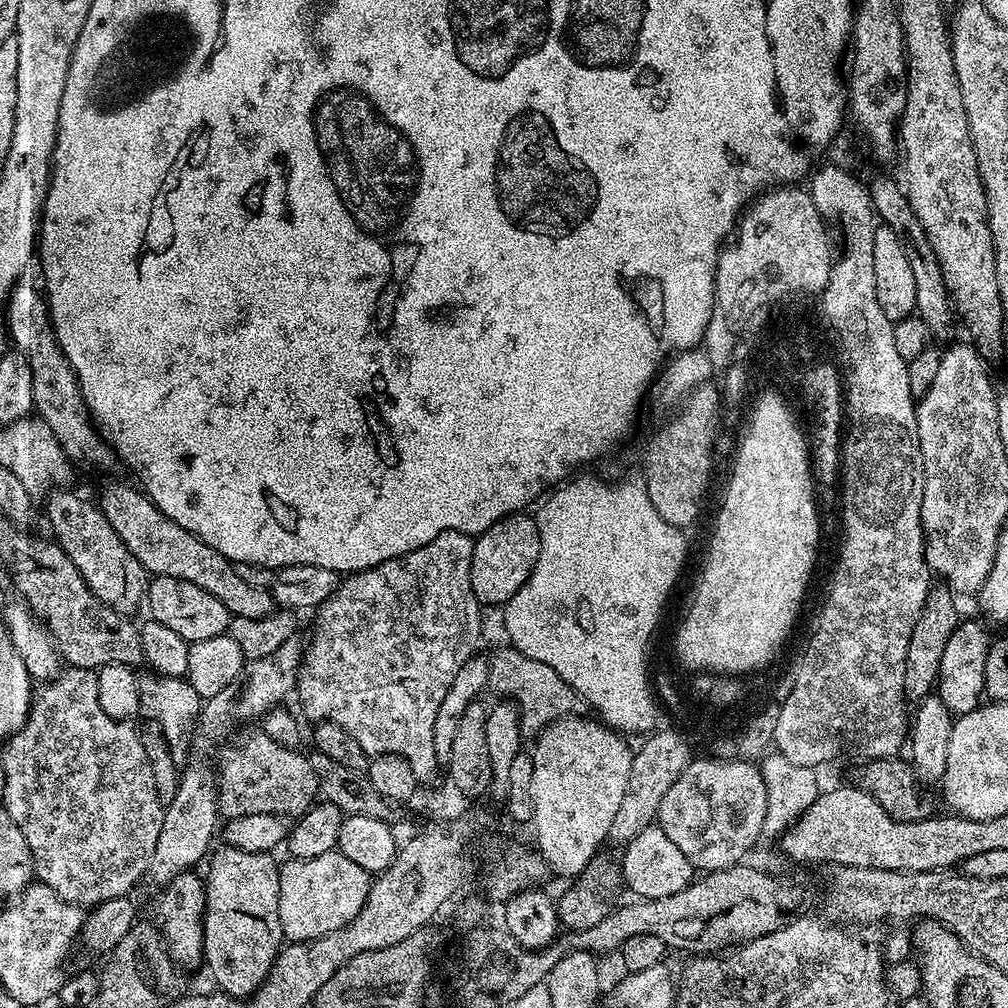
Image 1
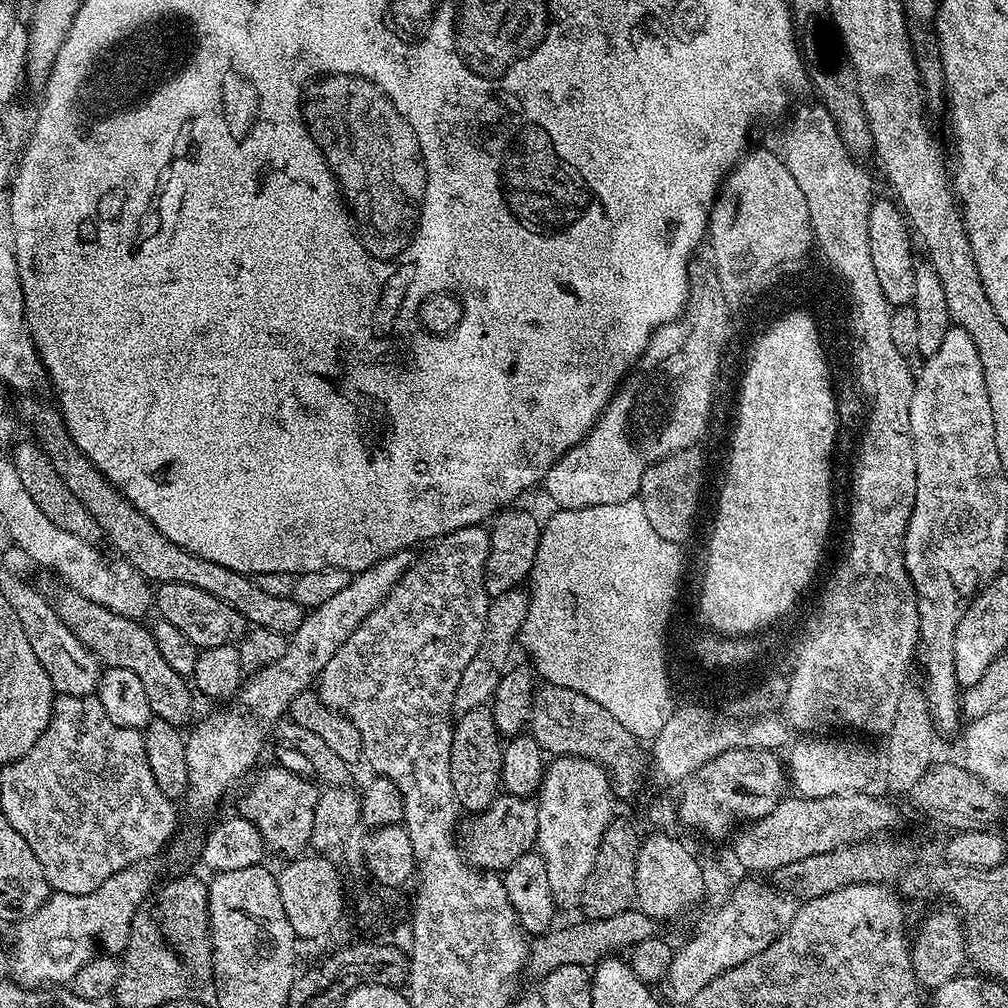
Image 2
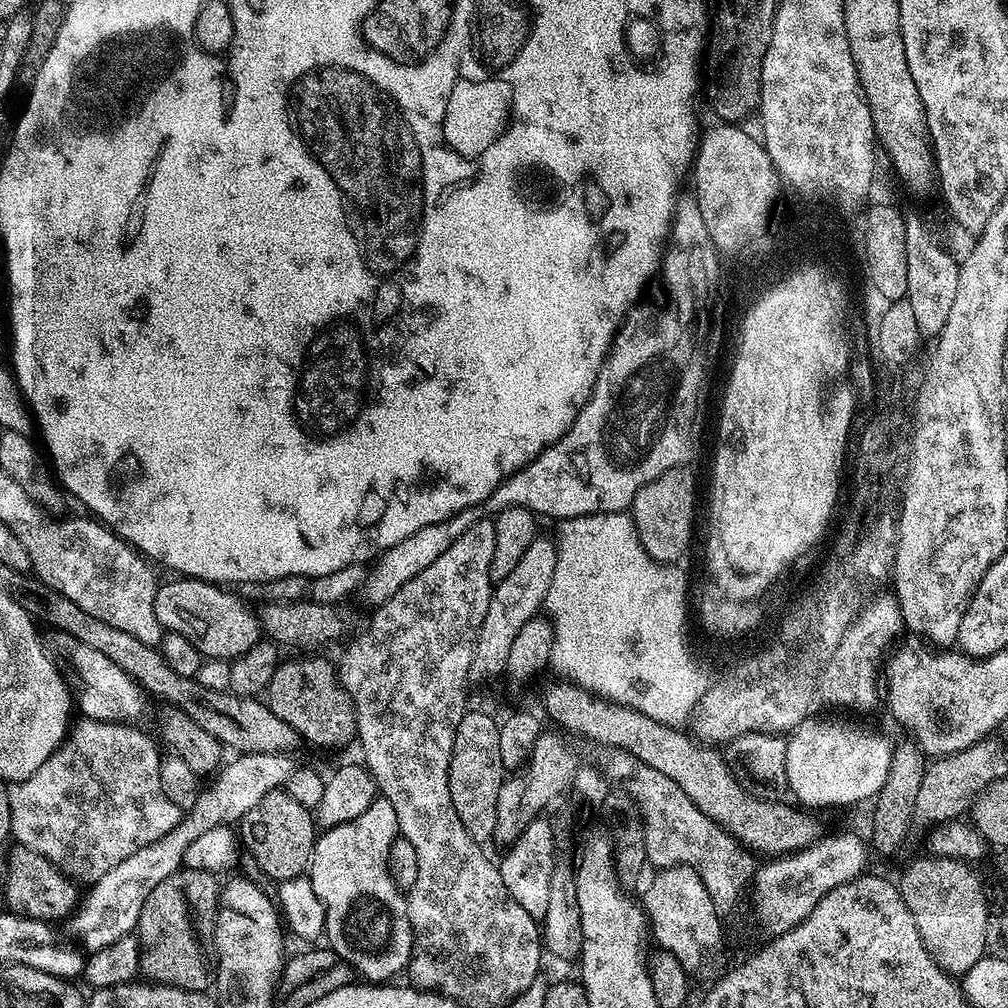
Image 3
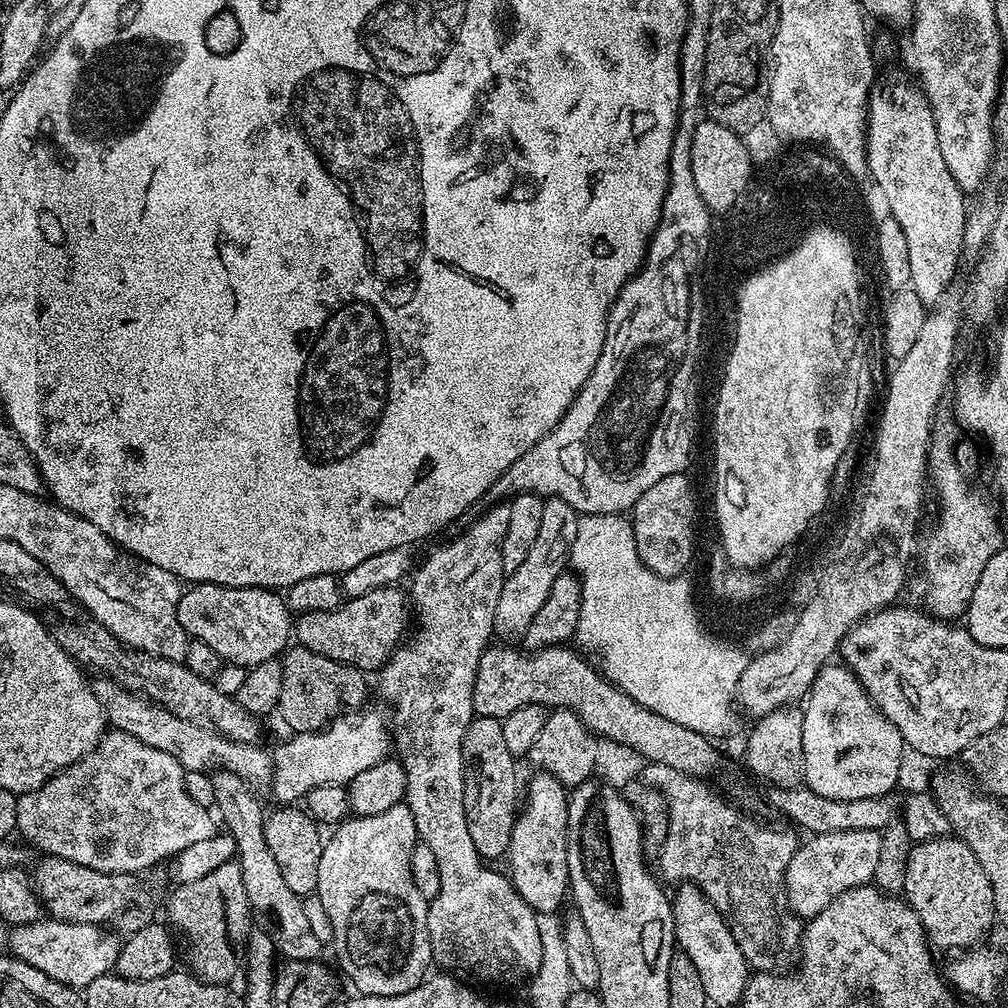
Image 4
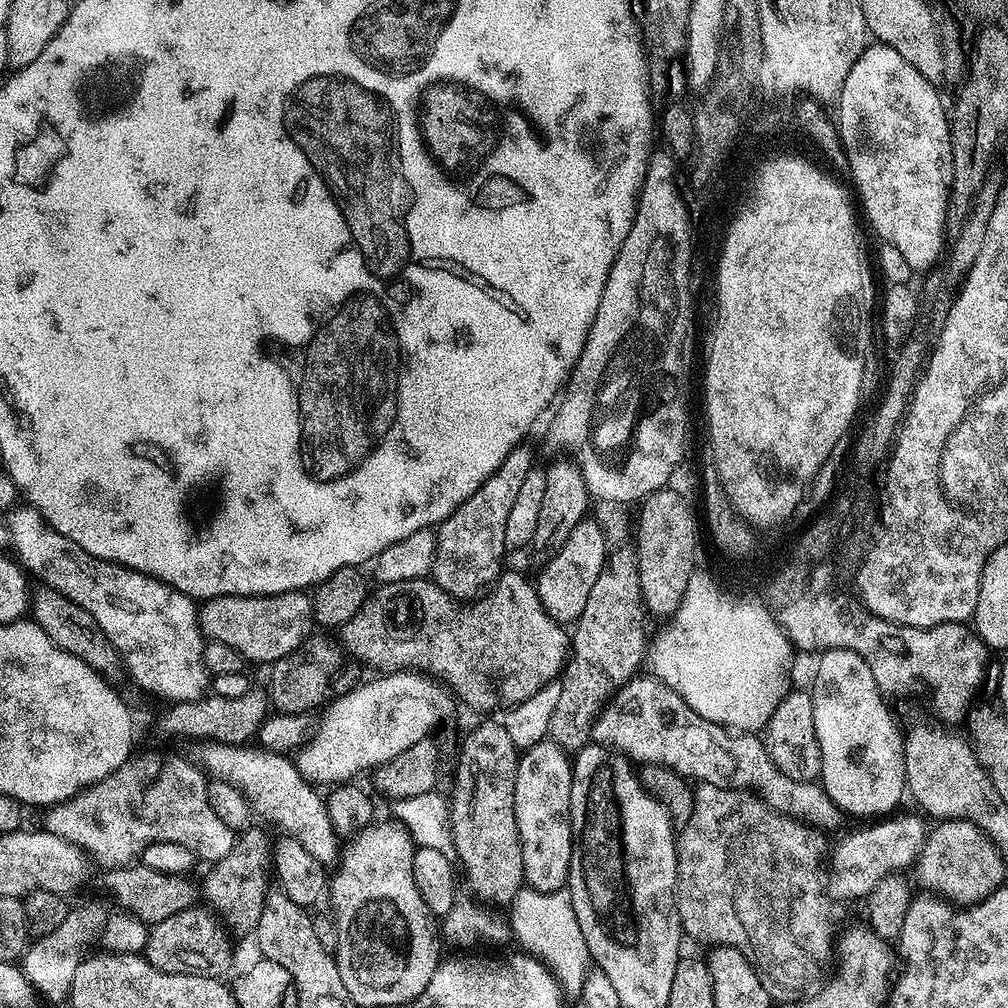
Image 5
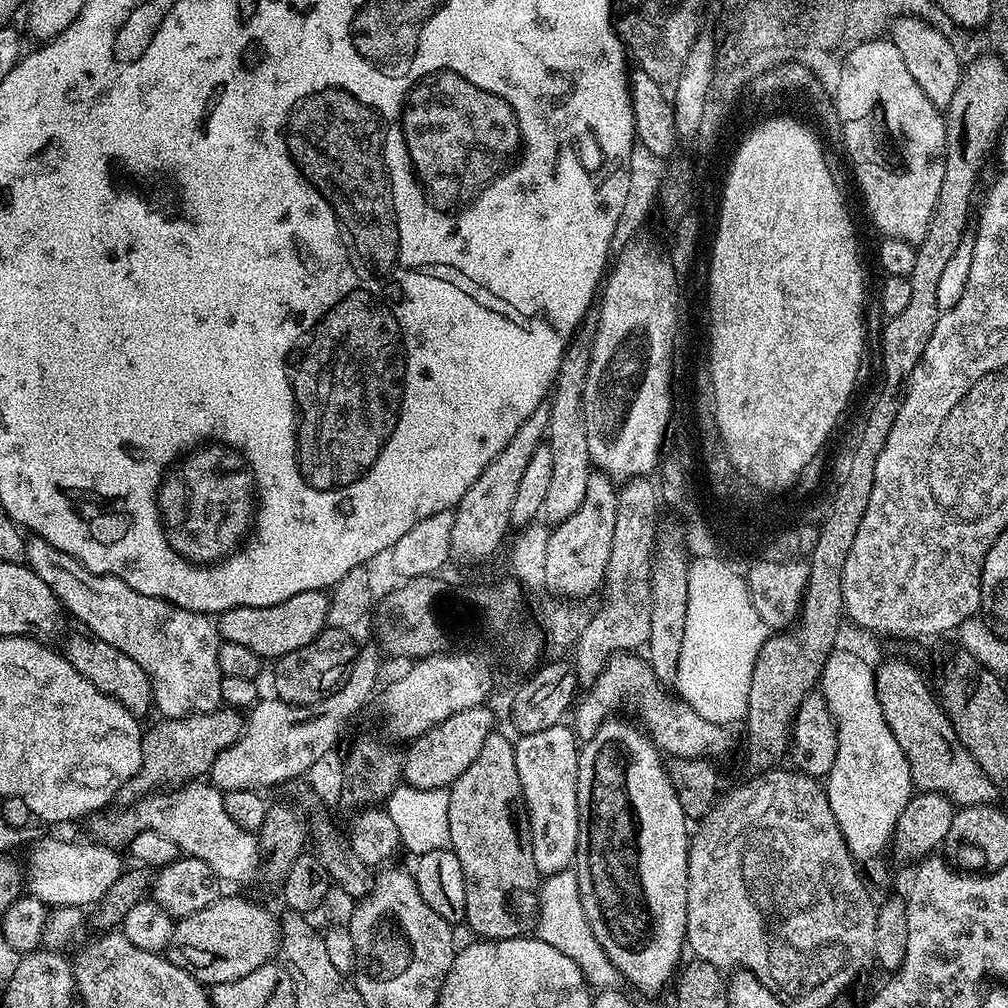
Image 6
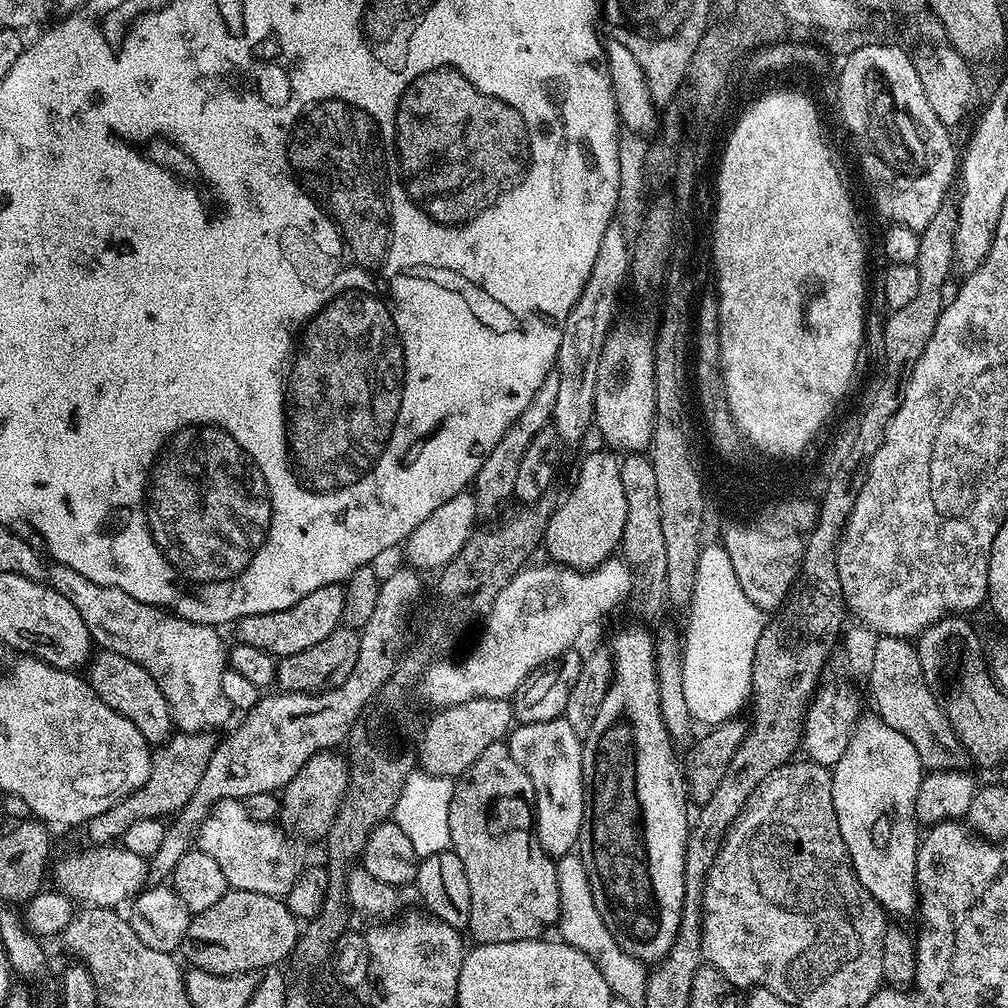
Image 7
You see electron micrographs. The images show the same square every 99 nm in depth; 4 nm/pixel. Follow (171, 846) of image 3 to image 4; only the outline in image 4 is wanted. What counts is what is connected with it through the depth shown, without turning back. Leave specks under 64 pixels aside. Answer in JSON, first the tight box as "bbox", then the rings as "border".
{"bbox":[270,709,390,802],"border":[[[374,709],[348,710],[319,732],[295,733],[285,744],[271,749],[270,789],[280,802],[296,802],[314,788],[328,784],[347,785],[362,770],[380,763],[390,752],[390,728],[386,716]]]}

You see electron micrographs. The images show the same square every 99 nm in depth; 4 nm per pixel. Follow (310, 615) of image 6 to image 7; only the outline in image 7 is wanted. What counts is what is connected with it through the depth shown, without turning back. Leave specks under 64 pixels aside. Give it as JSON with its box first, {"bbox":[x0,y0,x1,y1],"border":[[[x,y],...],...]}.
{"bbox":[235,583,346,658],"border":[[[343,583],[318,586],[318,590],[306,594],[286,610],[244,616],[235,625],[236,632],[240,635],[237,636],[239,643],[266,650],[266,654],[277,658],[298,654],[301,650],[307,650],[309,646],[315,646],[317,642],[322,642],[322,638],[334,634],[334,630],[341,627],[346,610],[345,589]]]}

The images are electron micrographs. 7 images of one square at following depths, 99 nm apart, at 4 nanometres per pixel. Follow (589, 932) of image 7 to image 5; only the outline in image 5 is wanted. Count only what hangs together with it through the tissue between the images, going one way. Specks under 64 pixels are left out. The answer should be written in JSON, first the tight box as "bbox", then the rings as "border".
{"bbox":[510,887,590,1002],"border":[[[522,887],[514,894],[510,905],[510,932],[521,944],[527,955],[540,961],[552,973],[560,985],[560,991],[574,1002],[580,1000],[582,982],[590,967],[590,957],[586,938],[582,938],[582,926],[578,926],[578,914],[574,914],[572,899],[567,890],[539,892],[530,887]]]}

